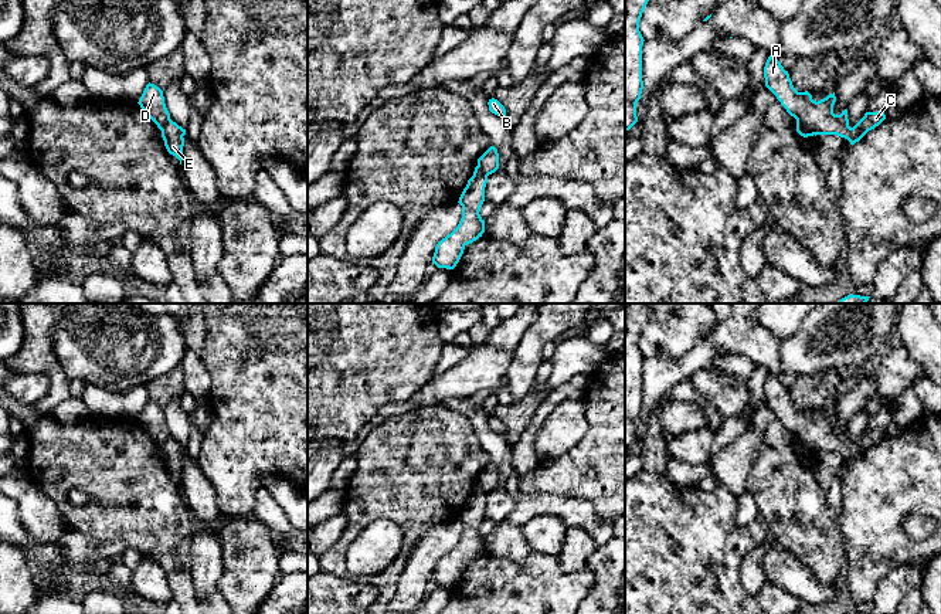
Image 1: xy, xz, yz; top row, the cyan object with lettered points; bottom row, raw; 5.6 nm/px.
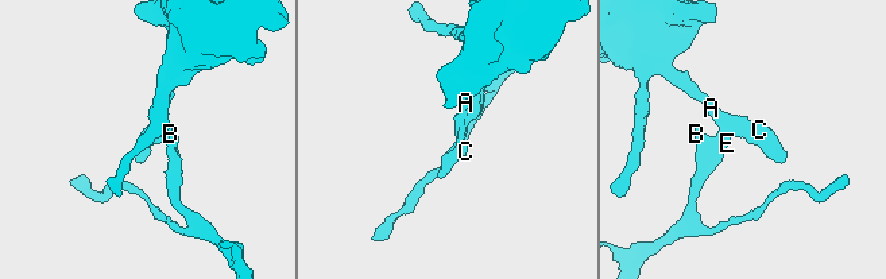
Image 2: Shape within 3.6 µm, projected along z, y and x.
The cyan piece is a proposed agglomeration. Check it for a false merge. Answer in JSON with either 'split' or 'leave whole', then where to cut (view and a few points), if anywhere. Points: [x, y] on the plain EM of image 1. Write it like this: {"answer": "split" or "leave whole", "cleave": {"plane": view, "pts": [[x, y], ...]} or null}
{"answer": "split", "cleave": {"plane": "yz", "pts": [[797, 436], [814, 451]]}}

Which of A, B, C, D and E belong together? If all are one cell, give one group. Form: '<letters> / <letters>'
A C D / B E

